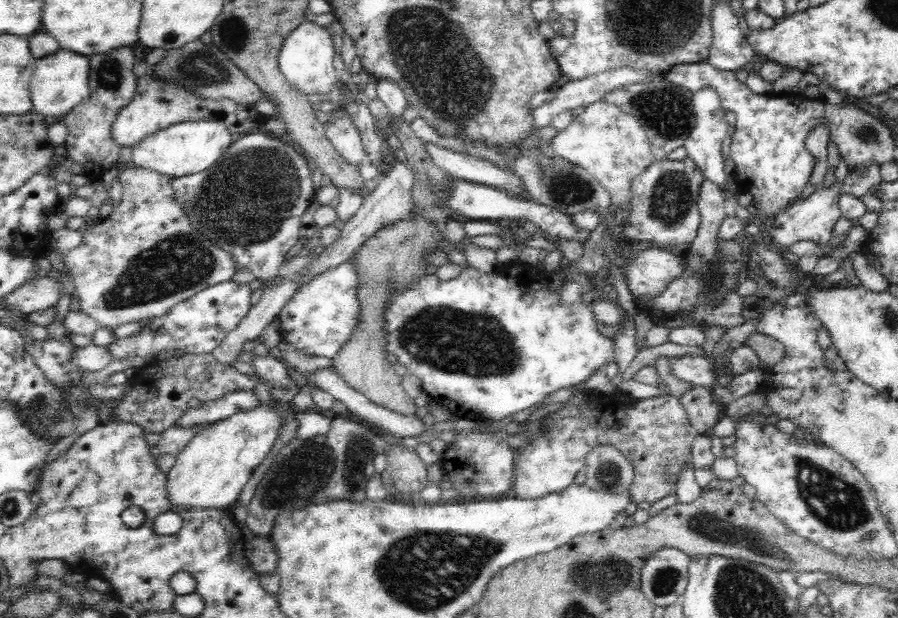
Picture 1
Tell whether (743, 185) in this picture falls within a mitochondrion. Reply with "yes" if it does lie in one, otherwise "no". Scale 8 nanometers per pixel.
no

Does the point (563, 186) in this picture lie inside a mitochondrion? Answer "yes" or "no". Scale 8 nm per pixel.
yes

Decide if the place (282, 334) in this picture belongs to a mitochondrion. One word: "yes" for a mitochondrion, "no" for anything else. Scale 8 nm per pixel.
no

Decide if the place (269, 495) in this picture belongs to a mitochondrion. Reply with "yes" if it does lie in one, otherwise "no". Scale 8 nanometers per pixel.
yes

